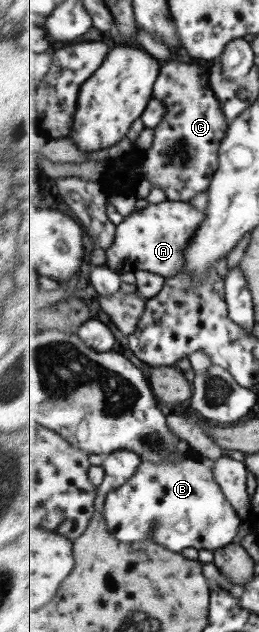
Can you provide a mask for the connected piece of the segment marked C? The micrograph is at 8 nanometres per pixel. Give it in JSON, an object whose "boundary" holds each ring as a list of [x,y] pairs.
{"boundary":[[[176,60],[164,63],[158,81],[154,85],[154,97],[165,104],[167,113],[165,113],[163,123],[154,129],[152,146],[142,153],[133,151],[112,160],[107,172],[114,172],[128,178],[132,164],[134,164],[134,167],[137,168],[134,170],[132,178],[147,180],[151,185],[159,186],[166,193],[167,199],[171,201],[191,201],[195,195],[210,189],[215,172],[217,172],[219,148],[223,139],[229,135],[230,121],[223,113],[222,103],[210,83],[209,69],[205,69],[203,65],[196,64],[194,61]]]}

